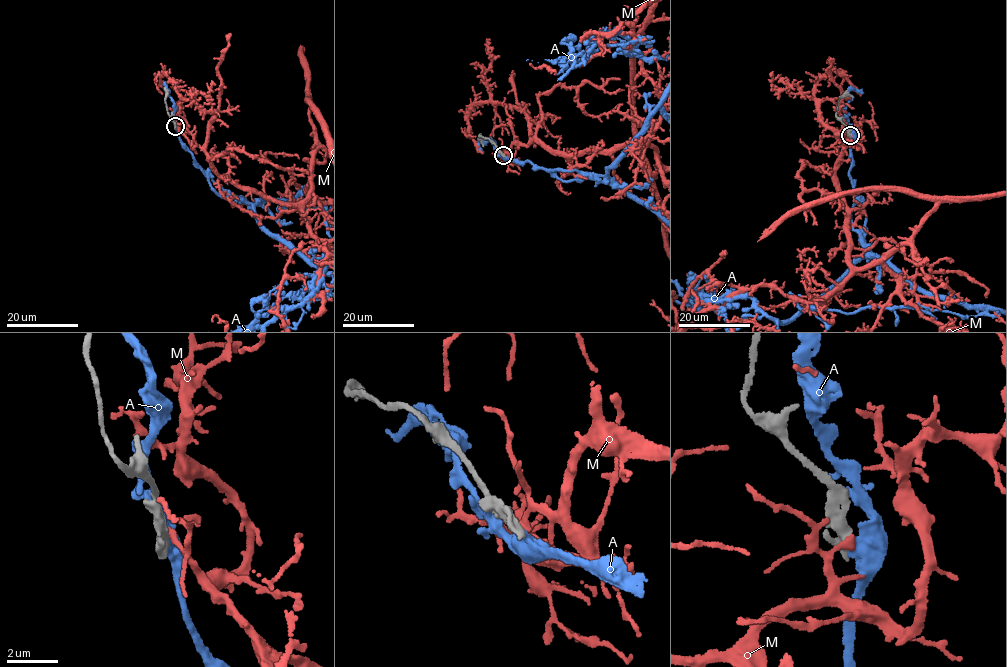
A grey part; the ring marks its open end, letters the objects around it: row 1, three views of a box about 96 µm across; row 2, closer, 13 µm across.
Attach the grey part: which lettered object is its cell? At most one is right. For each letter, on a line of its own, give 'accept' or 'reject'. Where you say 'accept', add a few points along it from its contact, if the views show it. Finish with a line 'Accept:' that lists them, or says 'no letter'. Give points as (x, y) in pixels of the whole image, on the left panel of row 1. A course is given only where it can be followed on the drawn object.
A: reject
M: reject
Accept: no letter

